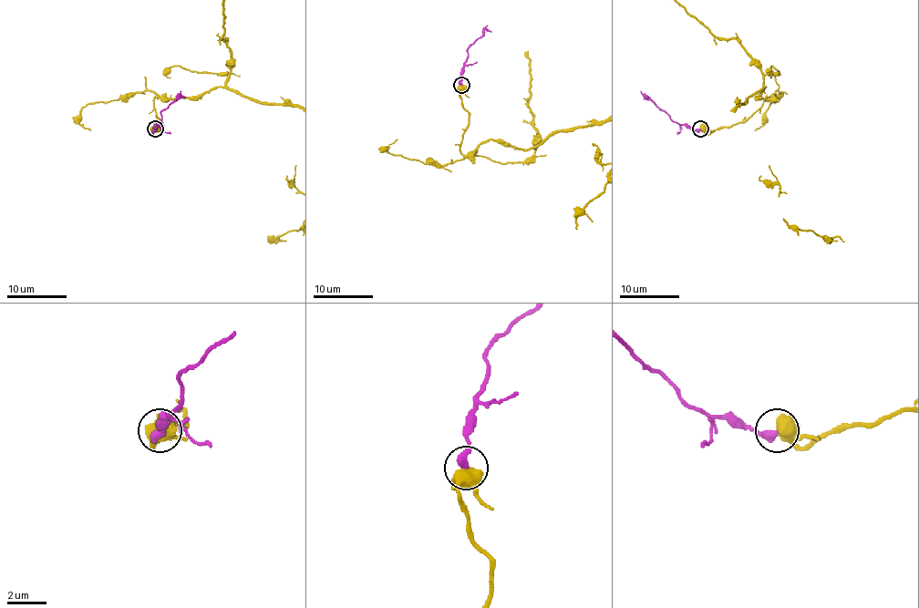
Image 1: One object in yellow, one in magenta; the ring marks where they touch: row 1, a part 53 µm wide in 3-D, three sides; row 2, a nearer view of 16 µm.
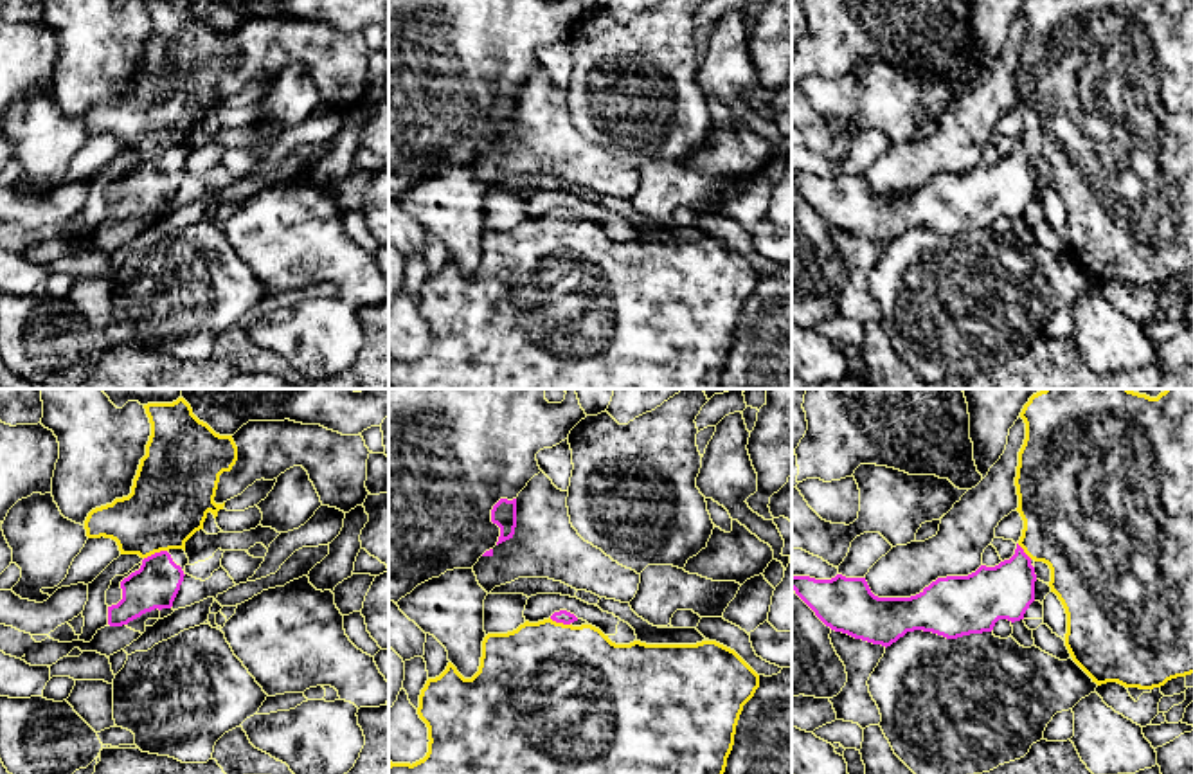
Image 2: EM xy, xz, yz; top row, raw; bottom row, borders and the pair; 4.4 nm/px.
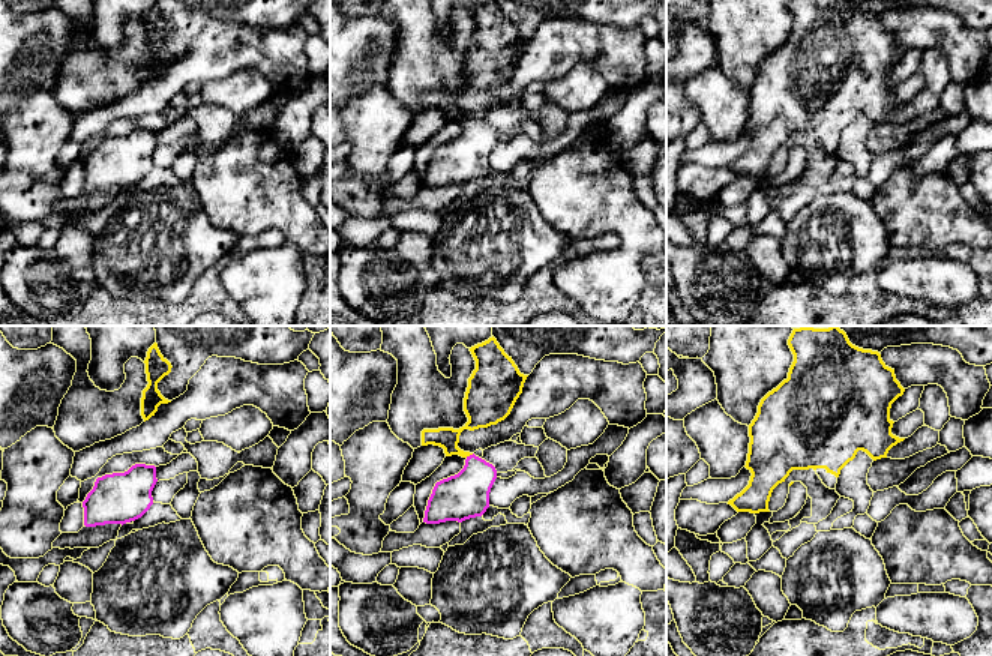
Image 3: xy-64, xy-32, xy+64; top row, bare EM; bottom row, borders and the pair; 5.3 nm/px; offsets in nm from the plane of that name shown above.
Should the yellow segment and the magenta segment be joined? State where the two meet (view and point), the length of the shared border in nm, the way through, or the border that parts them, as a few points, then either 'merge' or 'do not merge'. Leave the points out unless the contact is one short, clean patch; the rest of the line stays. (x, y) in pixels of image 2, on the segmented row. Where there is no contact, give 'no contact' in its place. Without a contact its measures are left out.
contact xy (155, 551); length 110 nm; way xy (170, 499), (155, 517), (155, 551), (155, 585); merge

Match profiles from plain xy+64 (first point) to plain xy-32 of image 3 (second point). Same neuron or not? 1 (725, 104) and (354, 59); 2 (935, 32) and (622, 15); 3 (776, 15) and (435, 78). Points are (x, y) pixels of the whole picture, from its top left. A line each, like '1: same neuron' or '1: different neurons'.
1: different neurons
2: different neurons
3: same neuron

